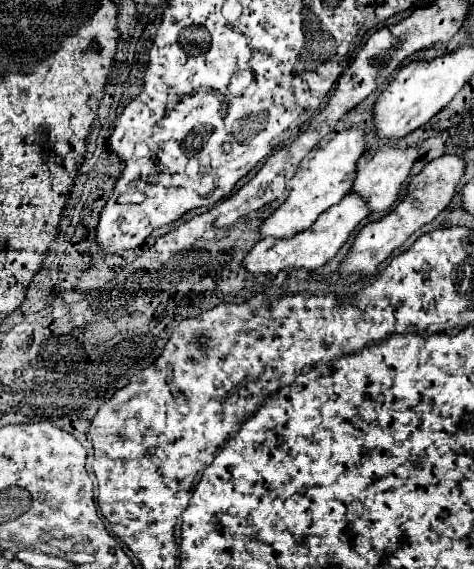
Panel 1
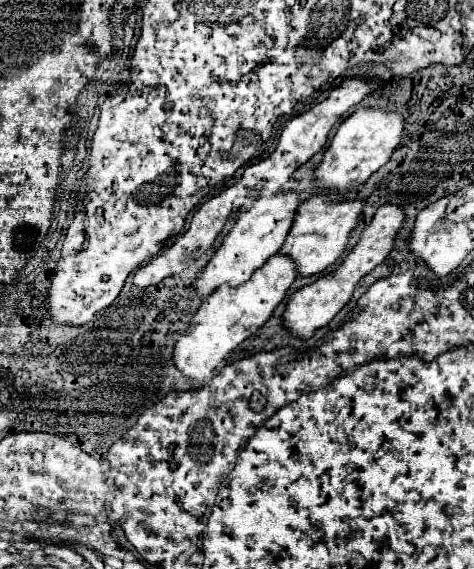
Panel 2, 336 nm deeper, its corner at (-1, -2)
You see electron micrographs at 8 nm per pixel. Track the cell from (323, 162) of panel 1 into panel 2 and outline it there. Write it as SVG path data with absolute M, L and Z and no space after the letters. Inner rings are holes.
M280 192L276 196L256 200L250 206L250 210L242 212L234 228L224 236L220 248L214 252L214 256L208 260L204 270L192 282L196 294L204 300L212 292L216 292L222 284L228 286L244 284L270 256L278 254L278 250L286 240L288 228L292 228L292 216L296 214L298 206L300 206L300 196L296 192Z

